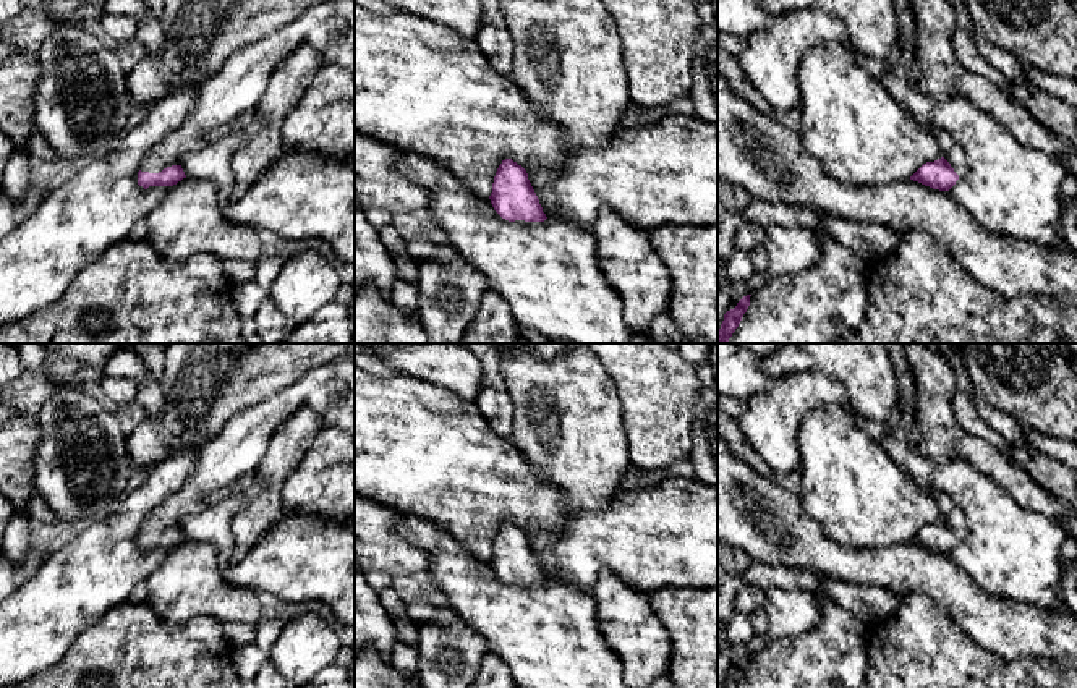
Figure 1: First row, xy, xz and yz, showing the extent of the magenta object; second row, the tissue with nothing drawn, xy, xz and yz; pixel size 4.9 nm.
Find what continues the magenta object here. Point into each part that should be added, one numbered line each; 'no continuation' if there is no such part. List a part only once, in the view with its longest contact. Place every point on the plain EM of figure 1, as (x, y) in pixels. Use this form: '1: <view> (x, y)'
1: xy (329, 389)

